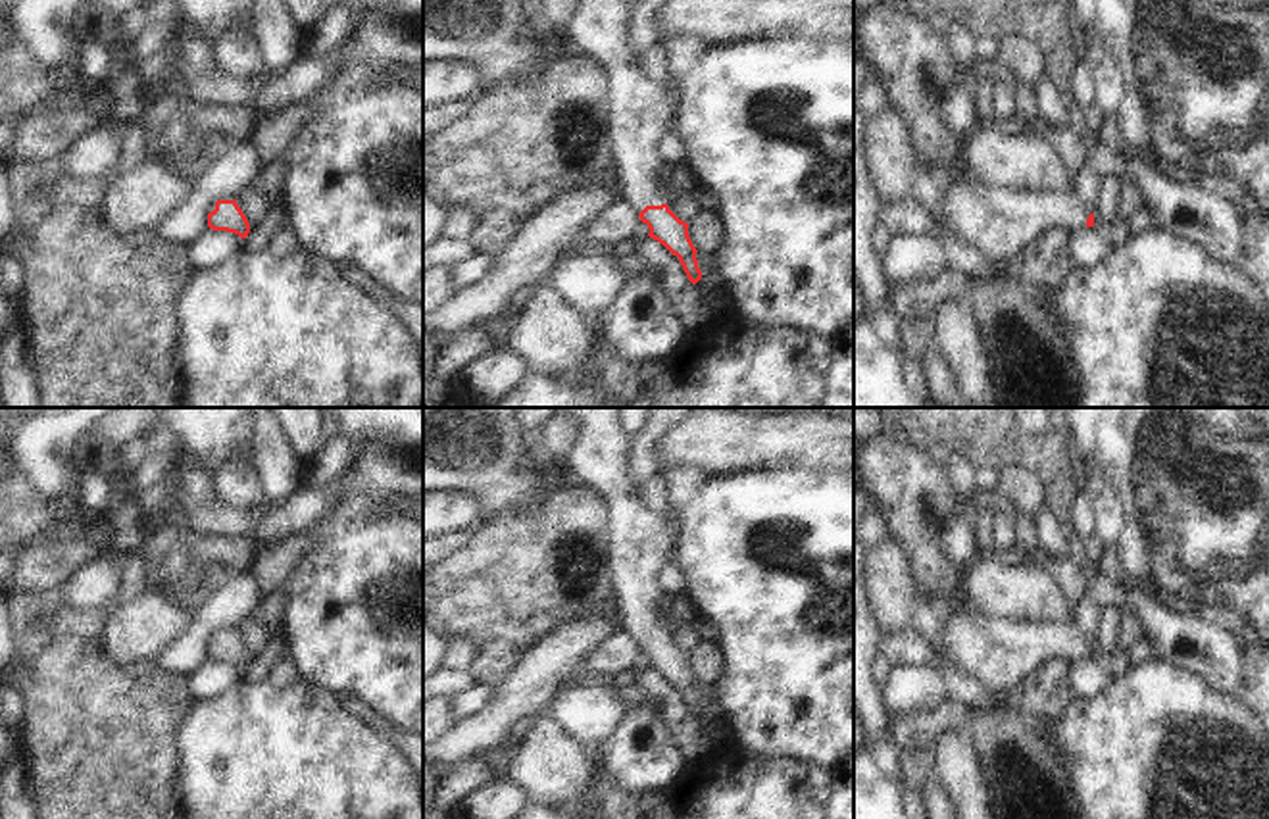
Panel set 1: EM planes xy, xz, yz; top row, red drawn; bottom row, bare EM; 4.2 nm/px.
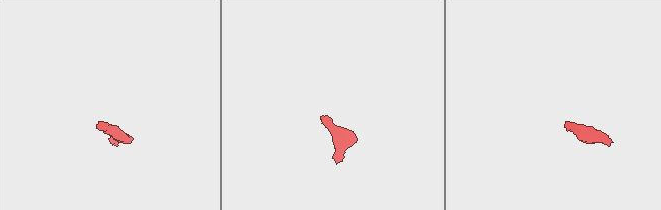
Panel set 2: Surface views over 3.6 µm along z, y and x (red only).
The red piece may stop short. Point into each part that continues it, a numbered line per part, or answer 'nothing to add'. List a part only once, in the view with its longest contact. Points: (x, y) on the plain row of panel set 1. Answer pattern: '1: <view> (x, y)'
1: xz (639, 543).

